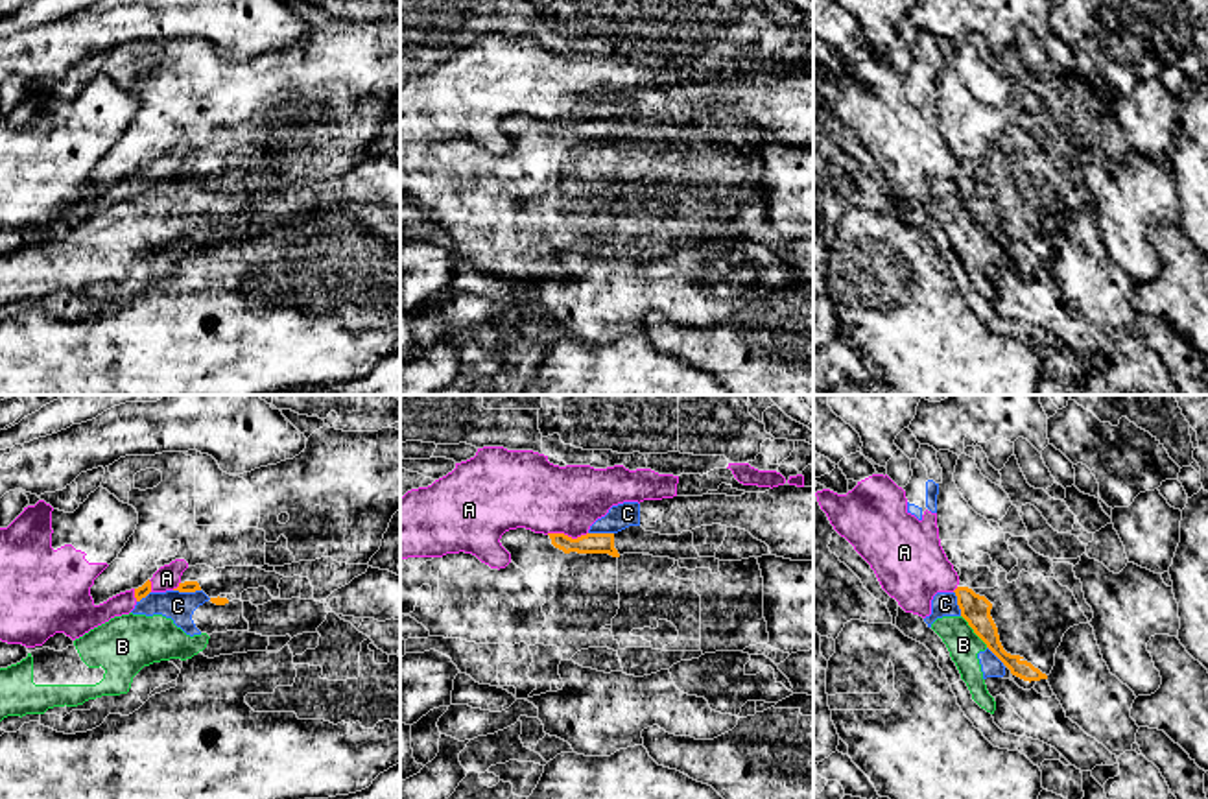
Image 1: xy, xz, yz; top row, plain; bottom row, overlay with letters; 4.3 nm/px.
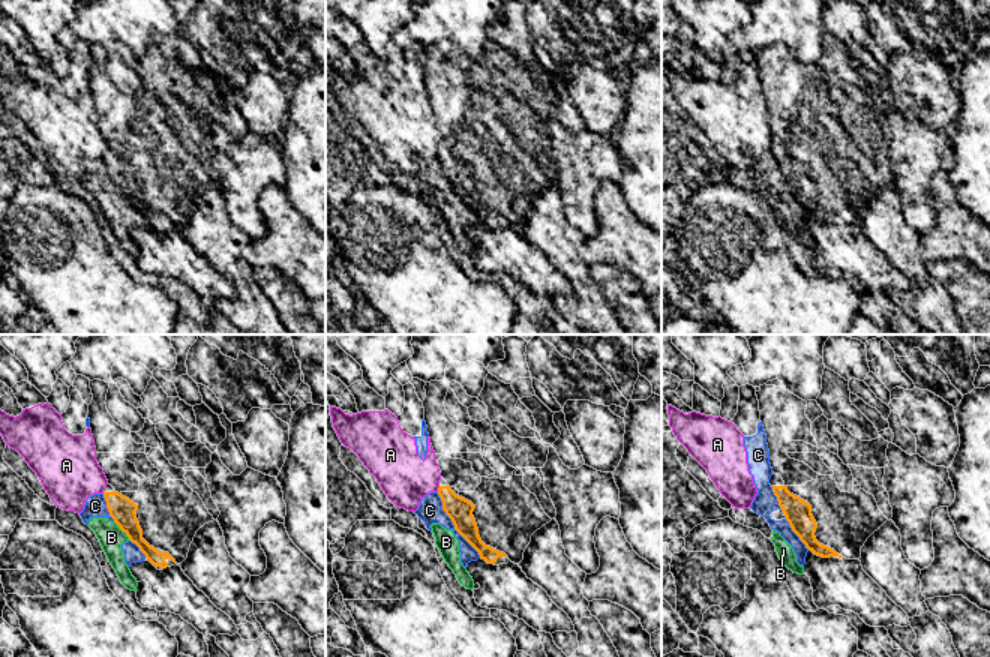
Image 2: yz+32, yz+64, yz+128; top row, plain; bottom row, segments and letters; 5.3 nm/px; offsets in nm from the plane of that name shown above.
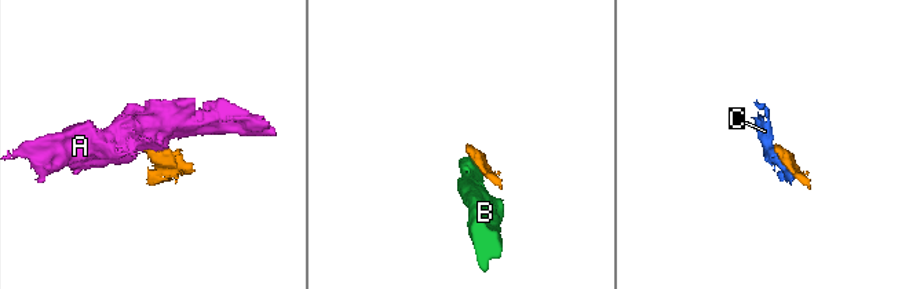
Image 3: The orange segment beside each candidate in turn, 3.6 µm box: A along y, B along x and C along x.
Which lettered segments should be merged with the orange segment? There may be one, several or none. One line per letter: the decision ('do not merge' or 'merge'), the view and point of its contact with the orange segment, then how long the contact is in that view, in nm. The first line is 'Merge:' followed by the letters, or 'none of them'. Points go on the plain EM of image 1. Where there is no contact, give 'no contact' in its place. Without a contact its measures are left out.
Merge: none of them
A: do not merge; meets orange in xz at (567, 122); contact 180 nm long
B: do not merge; meets orange in yz at (974, 218); contact 180 nm long
C: do not merge; meets orange in xy at (187, 178); contact 120 nm long

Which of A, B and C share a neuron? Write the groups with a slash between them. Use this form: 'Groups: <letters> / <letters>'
Groups: A C / B

